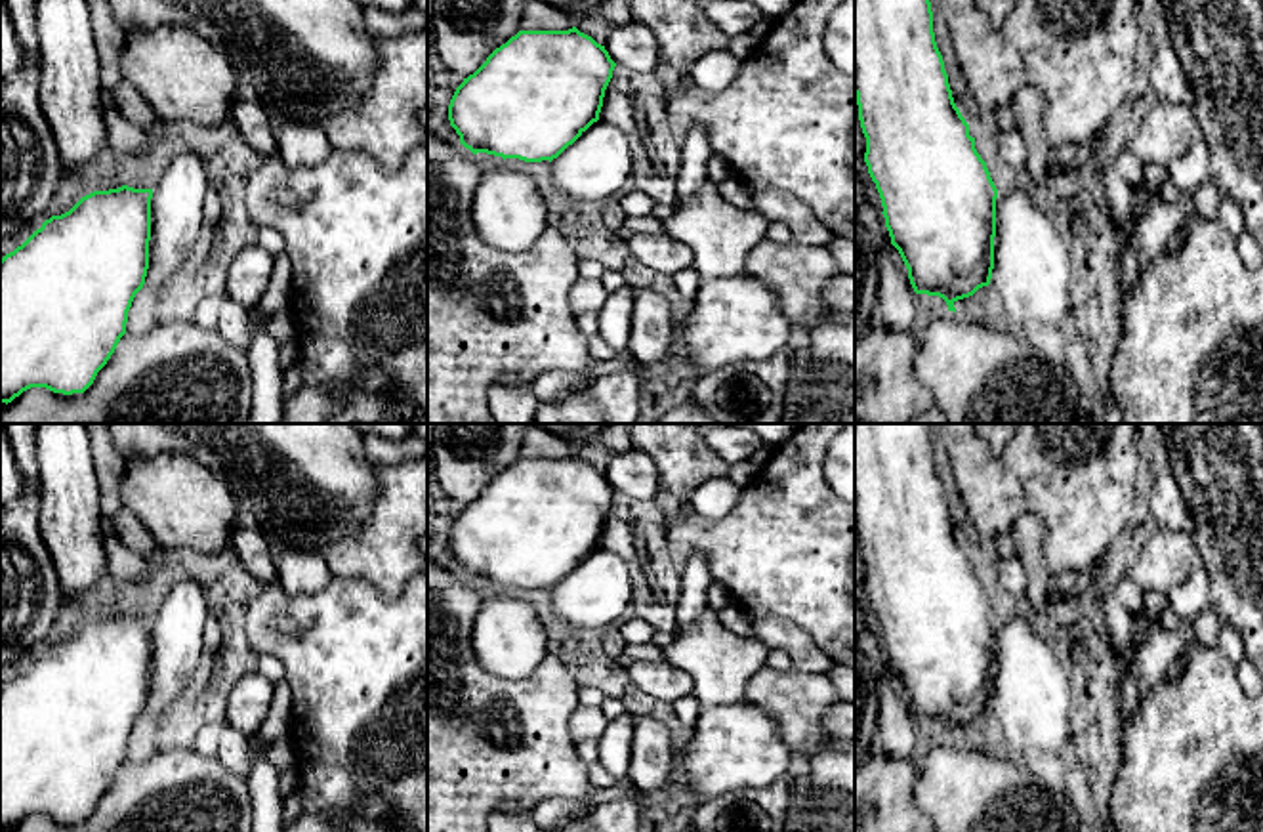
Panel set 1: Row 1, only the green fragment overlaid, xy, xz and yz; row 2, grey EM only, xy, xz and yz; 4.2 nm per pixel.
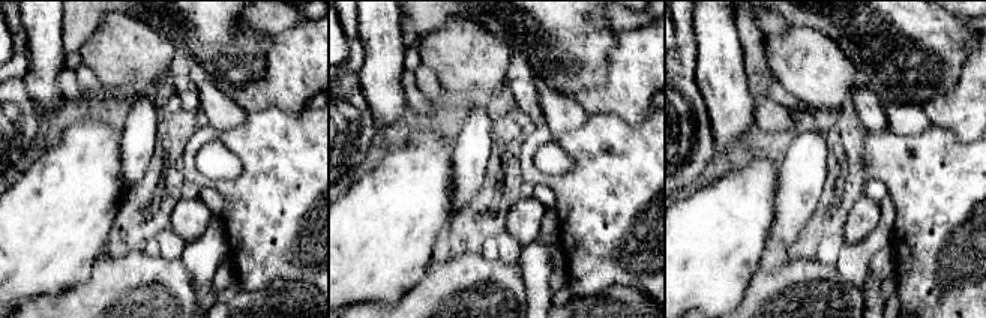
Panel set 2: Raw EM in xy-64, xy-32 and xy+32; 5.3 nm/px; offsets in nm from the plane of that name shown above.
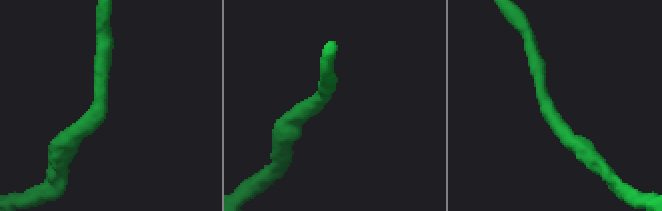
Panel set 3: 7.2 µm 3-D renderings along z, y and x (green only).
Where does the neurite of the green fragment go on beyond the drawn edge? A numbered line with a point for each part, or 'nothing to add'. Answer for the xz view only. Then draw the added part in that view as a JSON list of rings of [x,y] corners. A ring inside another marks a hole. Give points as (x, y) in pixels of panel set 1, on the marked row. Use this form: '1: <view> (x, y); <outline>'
1: xz (598, 165); [[[597,120],[551,160],[551,179],[570,200],[605,202],[630,179],[632,166],[624,132]]]

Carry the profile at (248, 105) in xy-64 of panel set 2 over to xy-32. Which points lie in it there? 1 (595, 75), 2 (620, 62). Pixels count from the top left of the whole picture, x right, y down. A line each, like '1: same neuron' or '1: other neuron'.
1: other neuron
2: same neuron

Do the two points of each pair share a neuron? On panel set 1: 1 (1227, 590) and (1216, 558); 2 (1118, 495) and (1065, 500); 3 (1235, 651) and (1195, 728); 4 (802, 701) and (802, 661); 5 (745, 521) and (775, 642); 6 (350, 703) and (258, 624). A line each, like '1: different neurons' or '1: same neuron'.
1: same neuron
2: same neuron
3: different neurons
4: different neurons
5: different neurons
6: same neuron

